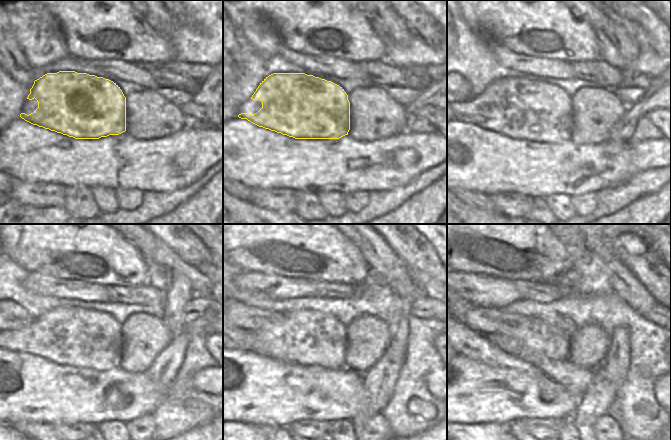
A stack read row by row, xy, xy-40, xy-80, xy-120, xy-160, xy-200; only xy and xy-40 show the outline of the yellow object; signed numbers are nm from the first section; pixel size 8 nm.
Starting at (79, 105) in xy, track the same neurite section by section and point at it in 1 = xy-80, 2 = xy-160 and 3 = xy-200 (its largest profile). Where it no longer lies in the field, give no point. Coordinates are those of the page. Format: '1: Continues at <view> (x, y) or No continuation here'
1: Continues at xy-80 (519, 108)
2: Continues at xy-160 (304, 337)
3: Continues at xy-200 (540, 337).

